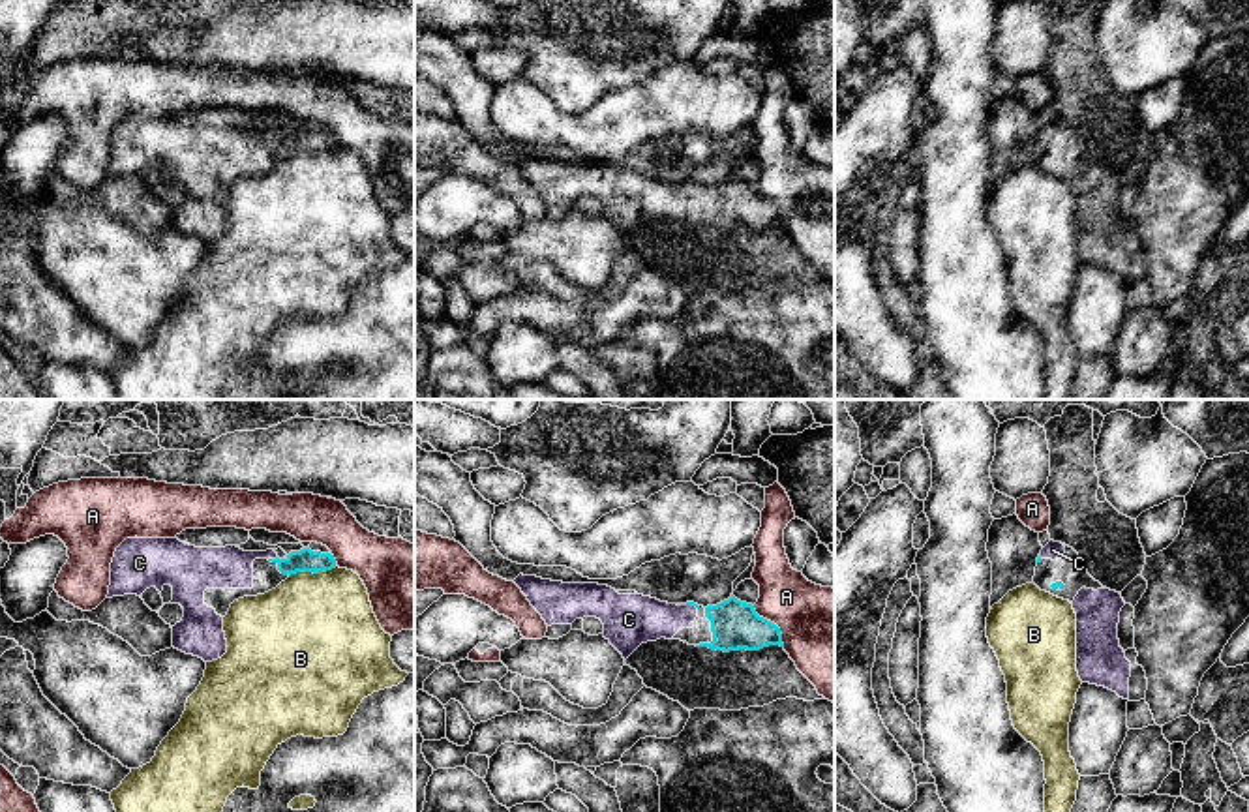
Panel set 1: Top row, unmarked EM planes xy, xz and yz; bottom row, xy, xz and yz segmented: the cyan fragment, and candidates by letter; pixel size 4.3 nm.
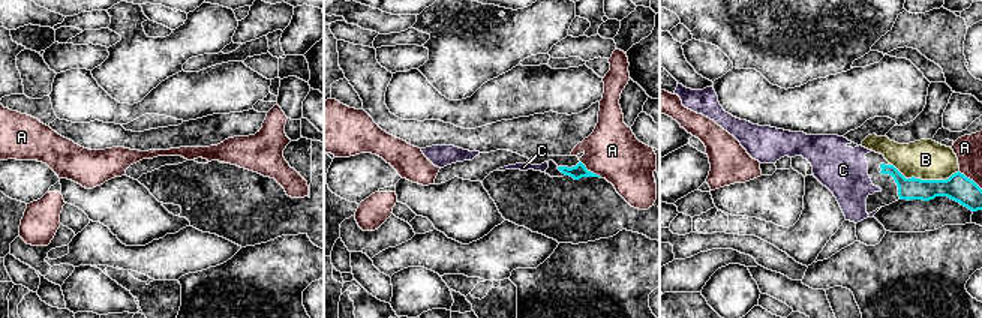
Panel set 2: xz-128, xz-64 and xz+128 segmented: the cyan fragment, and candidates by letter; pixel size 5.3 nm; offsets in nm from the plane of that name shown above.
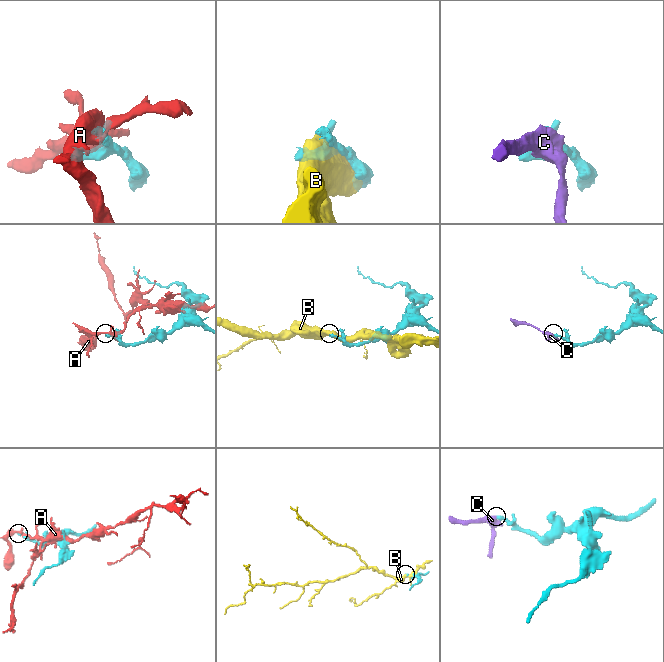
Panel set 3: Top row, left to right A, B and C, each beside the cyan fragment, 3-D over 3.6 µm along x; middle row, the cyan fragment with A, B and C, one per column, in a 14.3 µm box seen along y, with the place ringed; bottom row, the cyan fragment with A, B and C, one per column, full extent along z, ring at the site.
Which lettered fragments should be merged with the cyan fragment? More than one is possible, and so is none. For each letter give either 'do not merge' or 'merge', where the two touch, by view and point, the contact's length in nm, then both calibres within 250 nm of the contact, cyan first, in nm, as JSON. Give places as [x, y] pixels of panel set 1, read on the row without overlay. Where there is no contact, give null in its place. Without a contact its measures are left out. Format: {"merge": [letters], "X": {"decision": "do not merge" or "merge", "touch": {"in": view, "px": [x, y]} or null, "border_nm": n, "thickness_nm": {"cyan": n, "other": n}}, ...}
{"merge": ["C"], "A": {"decision": "do not merge", "touch": {"in": "xz", "px": [773, 203]}, "border_nm": 220, "thickness_nm": {"cyan": 200, "other": 380}}, "B": {"decision": "do not merge", "touch": {"in": "xy", "px": [312, 150]}, "border_nm": 220, "thickness_nm": {"cyan": 100, "other": 480}}, "C": {"decision": "merge", "touch": {"in": "xy", "px": [272, 139]}, "border_nm": 40, "thickness_nm": {"cyan": 100, "other": 180}}}

